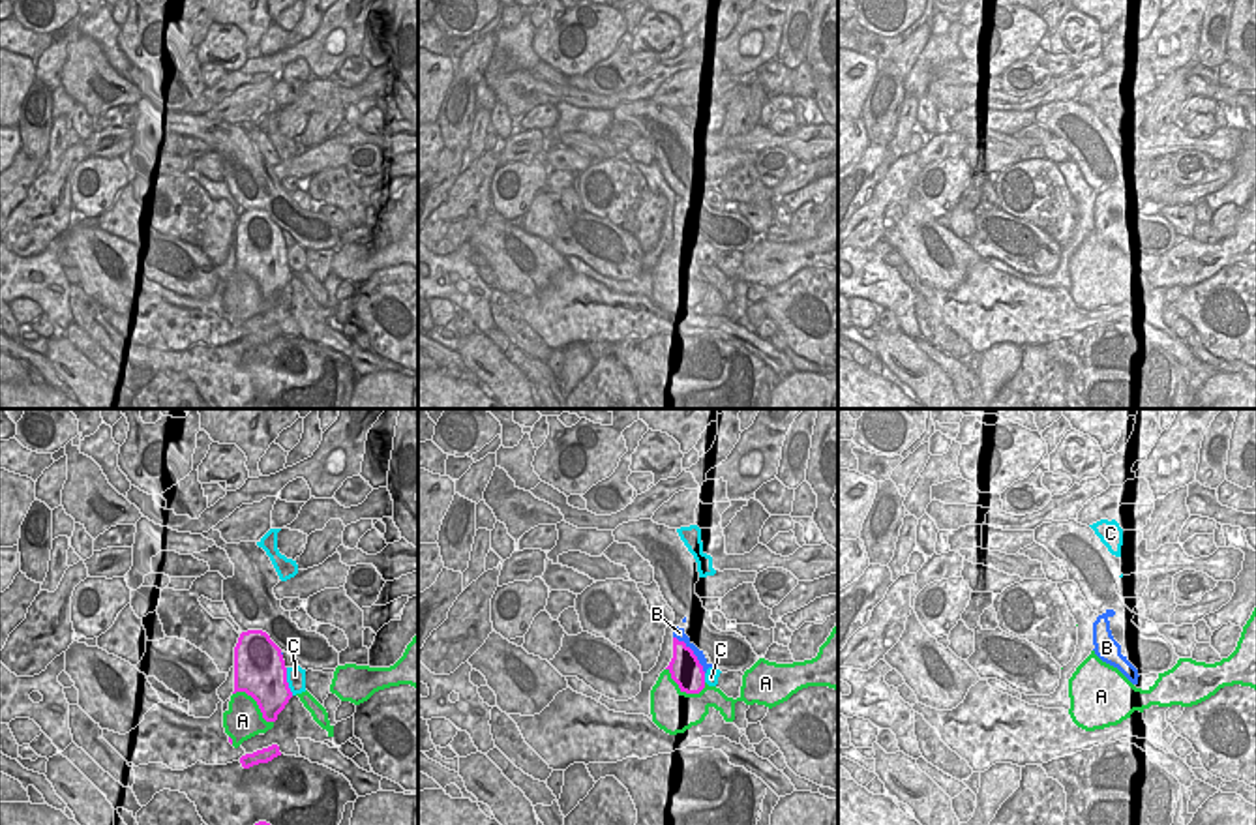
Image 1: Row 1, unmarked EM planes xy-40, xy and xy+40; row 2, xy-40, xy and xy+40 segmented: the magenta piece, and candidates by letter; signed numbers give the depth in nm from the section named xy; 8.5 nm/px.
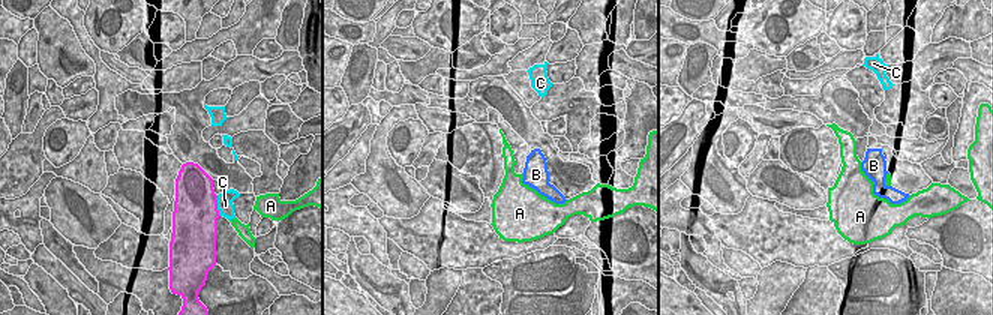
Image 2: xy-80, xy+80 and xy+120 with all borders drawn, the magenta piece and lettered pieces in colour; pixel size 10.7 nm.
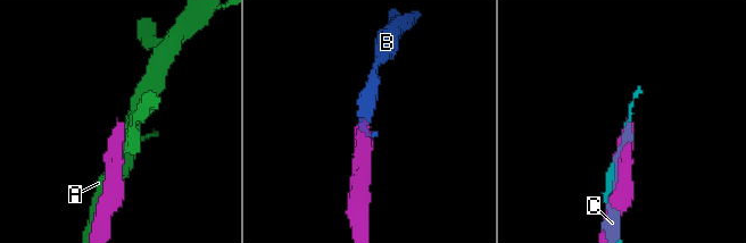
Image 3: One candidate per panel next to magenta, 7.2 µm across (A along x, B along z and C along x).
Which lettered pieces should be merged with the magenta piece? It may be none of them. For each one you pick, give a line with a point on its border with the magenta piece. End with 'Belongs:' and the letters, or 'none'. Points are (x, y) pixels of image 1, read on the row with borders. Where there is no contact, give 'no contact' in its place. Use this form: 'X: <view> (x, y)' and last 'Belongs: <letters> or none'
B: xy (692, 653)
Belongs: B

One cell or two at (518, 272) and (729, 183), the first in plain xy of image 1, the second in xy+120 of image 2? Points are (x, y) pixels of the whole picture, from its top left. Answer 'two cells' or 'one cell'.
one cell

